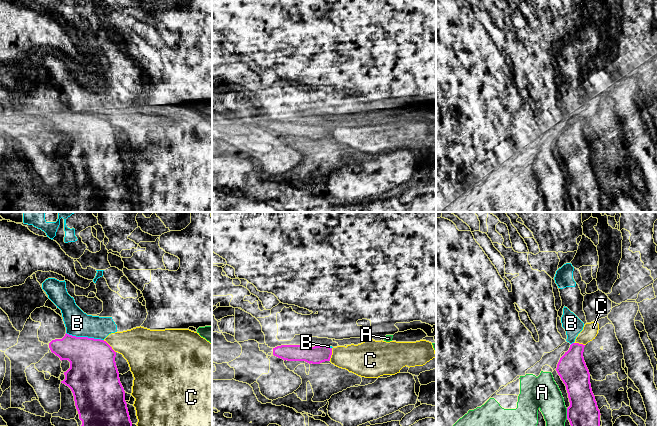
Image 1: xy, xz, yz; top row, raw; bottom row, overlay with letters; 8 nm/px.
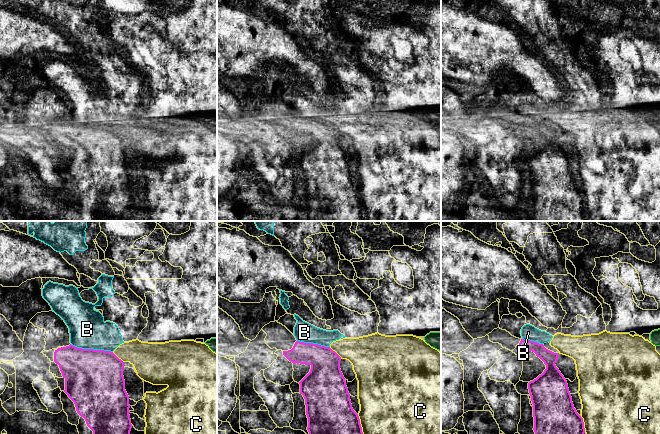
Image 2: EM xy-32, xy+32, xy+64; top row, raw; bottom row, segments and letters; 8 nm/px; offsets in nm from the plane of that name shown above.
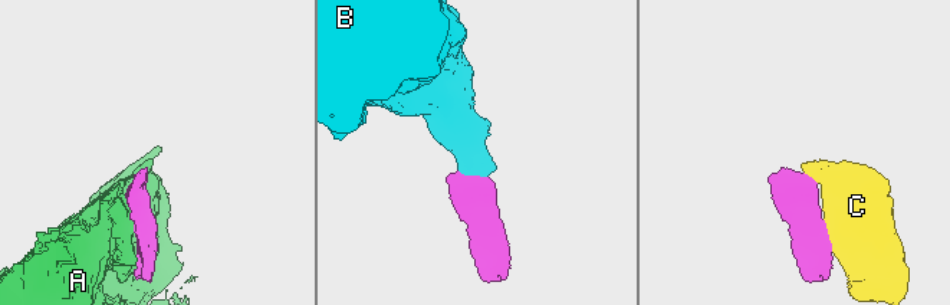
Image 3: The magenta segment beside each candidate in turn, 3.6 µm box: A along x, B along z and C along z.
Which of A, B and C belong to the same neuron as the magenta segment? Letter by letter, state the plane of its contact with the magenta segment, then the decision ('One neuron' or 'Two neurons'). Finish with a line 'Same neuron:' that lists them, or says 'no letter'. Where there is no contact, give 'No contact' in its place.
A: Touches magenta in yz. Two neurons
B: Touches magenta in xy. Two neurons
C: Touches magenta in xy. Two neurons
Same neuron: no letter

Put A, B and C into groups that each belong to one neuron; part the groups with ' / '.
A / B C

